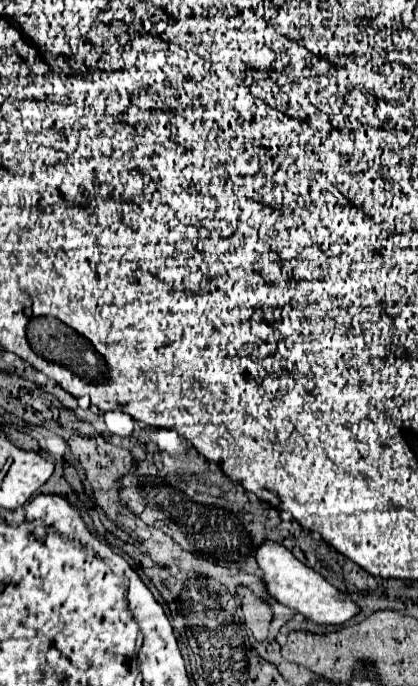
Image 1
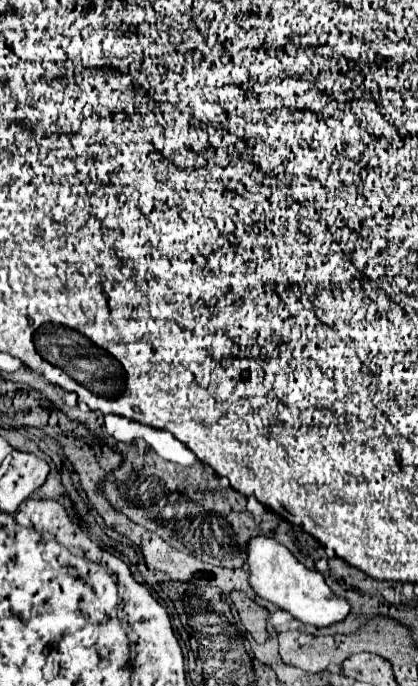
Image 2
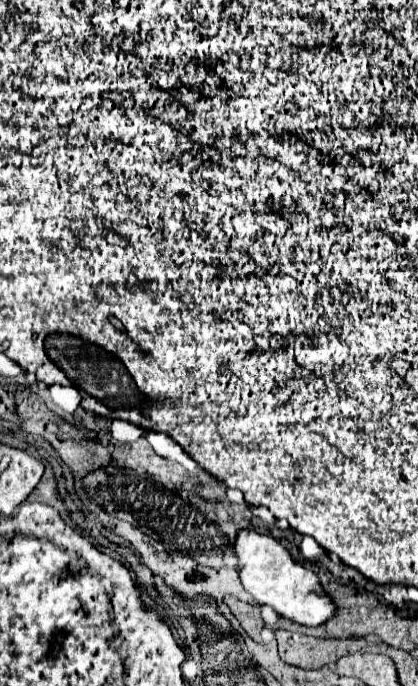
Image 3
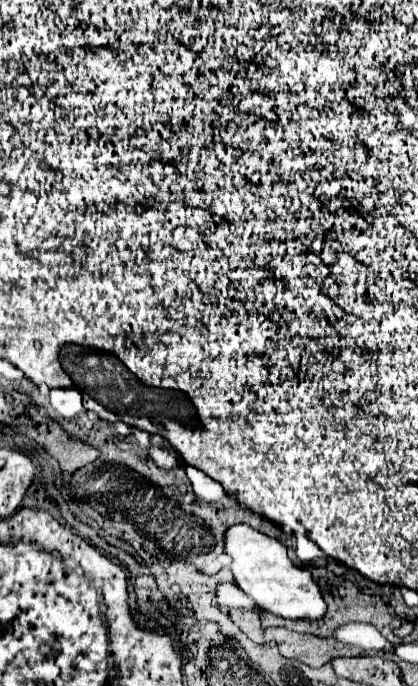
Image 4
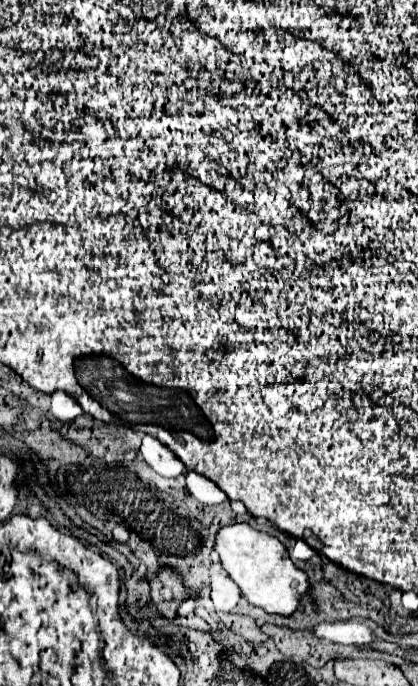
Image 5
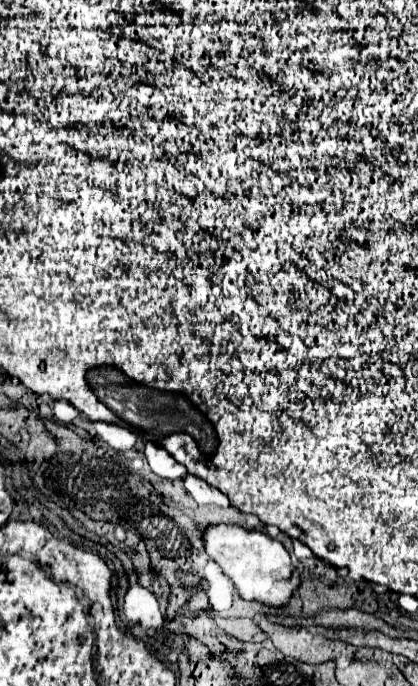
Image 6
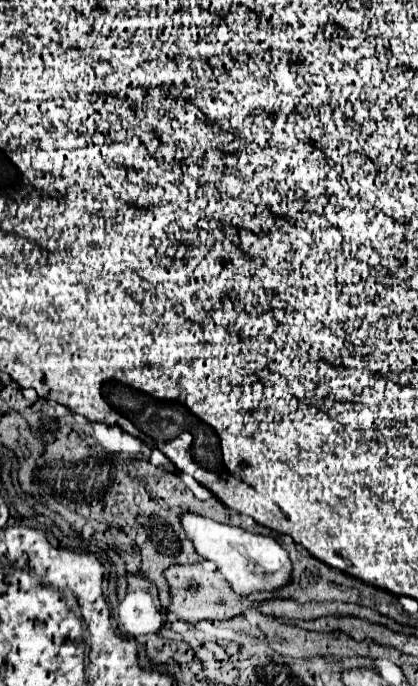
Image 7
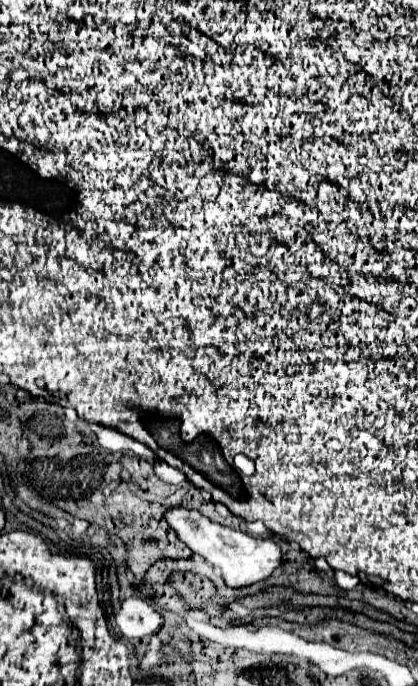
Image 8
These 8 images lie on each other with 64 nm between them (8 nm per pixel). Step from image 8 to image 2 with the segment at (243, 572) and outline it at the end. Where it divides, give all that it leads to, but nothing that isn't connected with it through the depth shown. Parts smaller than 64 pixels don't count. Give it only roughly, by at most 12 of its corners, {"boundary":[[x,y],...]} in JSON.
{"boundary":[[280,542],[246,544],[256,596],[302,624],[330,626],[350,612],[316,570]]}

